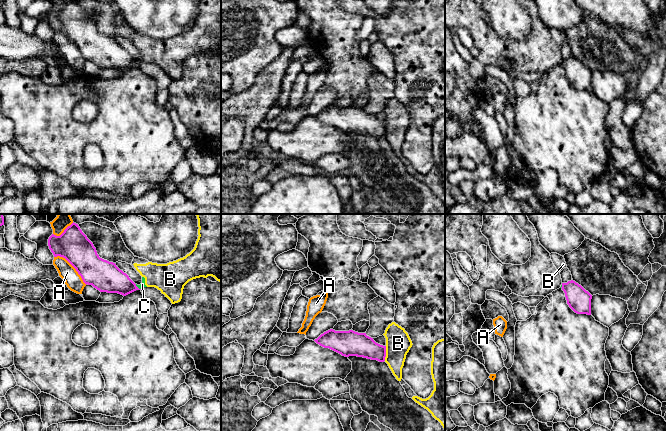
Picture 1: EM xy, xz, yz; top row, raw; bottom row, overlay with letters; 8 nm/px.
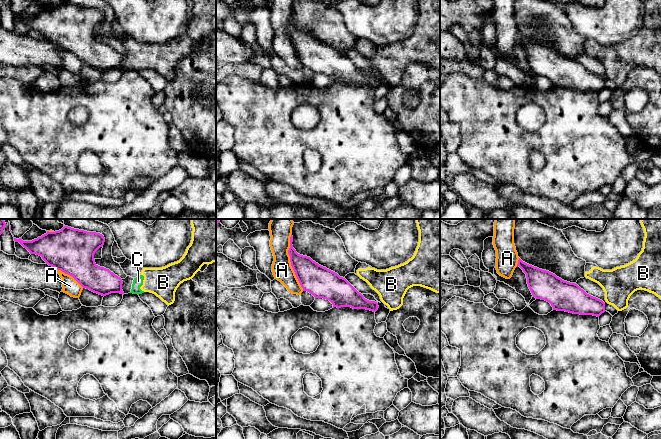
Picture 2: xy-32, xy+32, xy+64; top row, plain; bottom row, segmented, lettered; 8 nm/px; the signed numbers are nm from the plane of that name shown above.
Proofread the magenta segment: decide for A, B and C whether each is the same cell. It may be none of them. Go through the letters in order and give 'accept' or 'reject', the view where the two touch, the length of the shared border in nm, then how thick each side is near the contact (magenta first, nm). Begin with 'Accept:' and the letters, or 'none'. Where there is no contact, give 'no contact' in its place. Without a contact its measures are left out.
Accept: none
A: reject; contact in xy; length 340 nm; calibres 260 and 140 nm
B: reject; contact in xz; length 120 nm; calibres 190 and 200 nm
C: reject; contact in xy; length 60 nm; calibres 220 and 40 nm

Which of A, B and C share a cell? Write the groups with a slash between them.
A / B C

